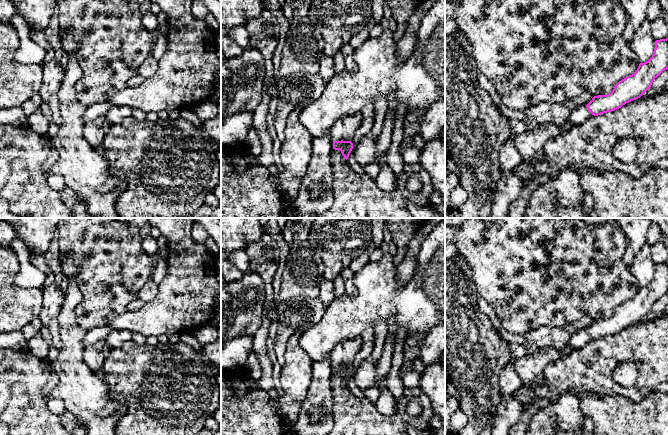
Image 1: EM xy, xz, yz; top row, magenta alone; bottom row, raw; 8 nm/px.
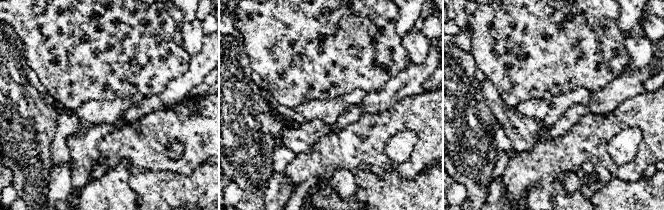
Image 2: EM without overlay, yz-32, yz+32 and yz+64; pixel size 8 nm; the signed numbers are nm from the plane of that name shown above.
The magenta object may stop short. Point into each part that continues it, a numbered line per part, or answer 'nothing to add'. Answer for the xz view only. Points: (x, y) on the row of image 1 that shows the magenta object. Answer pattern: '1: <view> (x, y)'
1: xz (343, 129)

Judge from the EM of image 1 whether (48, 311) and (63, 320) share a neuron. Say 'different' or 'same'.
different

